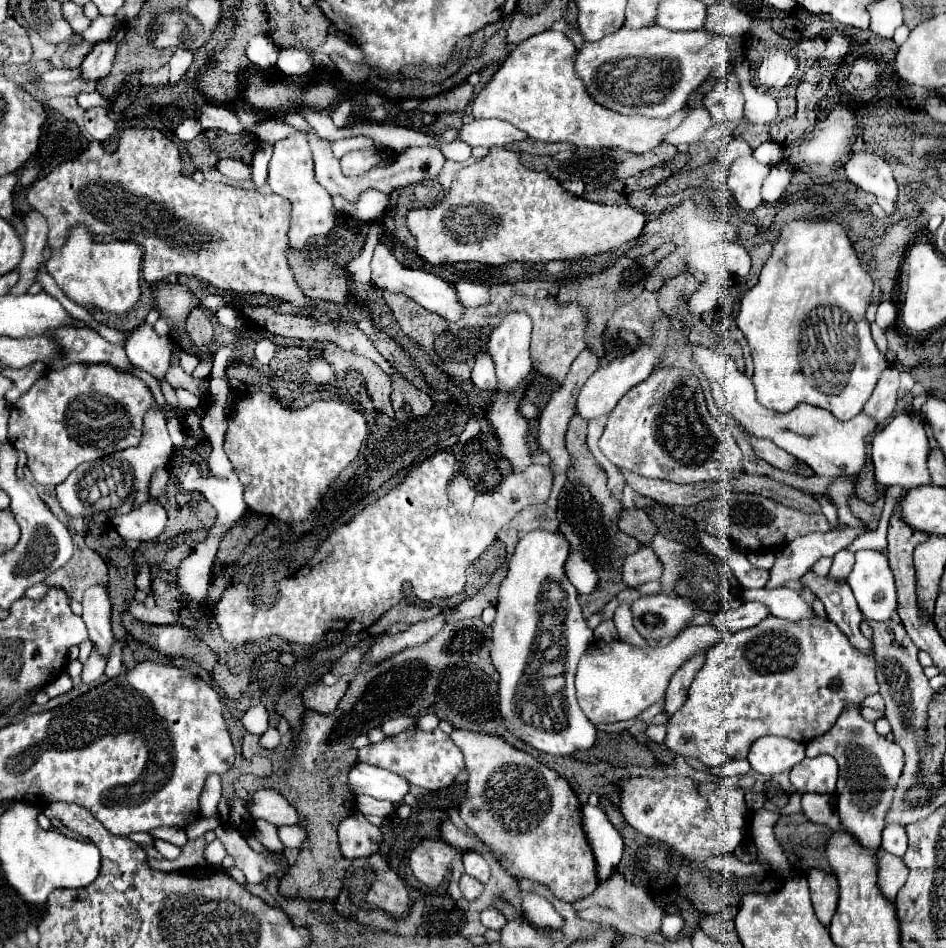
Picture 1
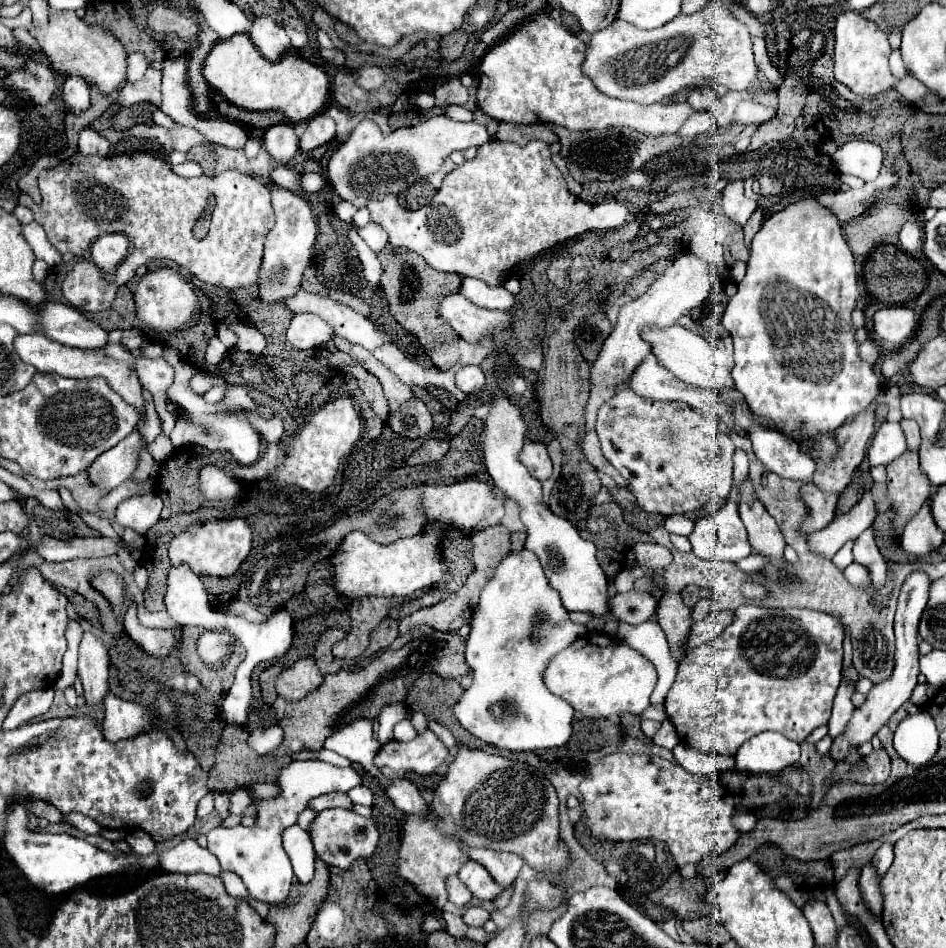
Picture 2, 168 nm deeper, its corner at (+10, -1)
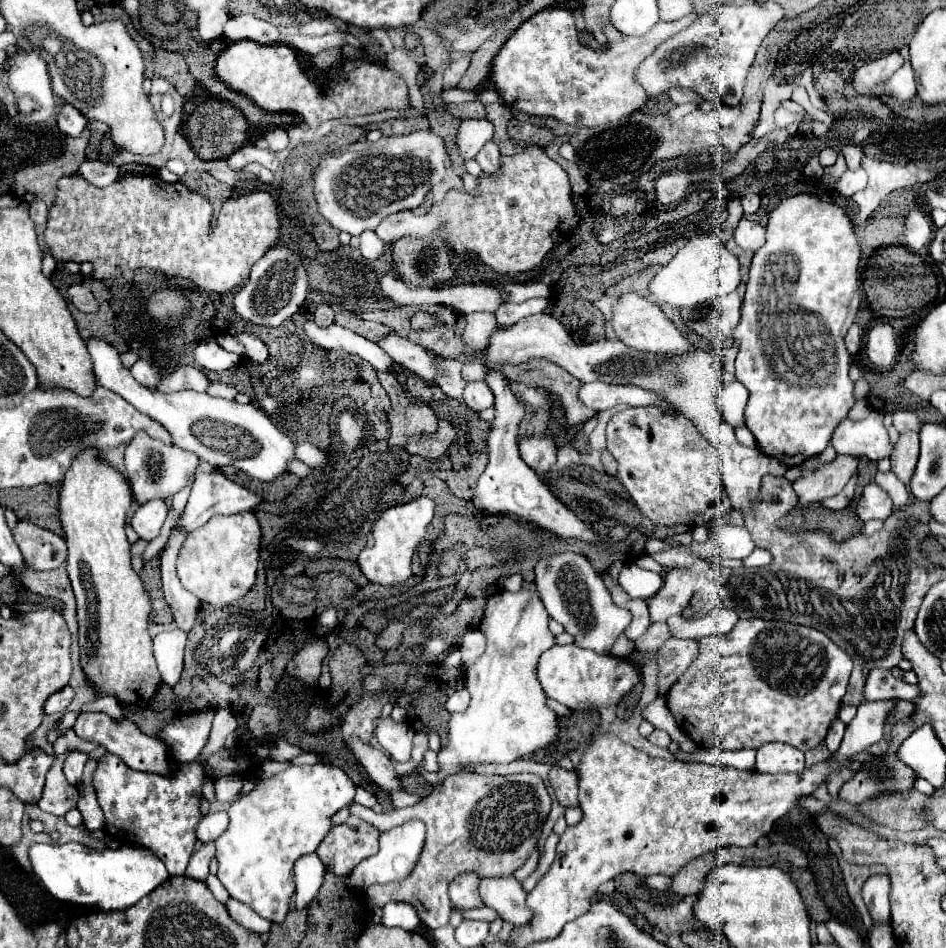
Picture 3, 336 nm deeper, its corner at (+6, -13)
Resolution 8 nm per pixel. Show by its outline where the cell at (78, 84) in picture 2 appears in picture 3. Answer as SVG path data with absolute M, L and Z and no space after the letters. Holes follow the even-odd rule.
M66 104L58 114L58 128L66 136L80 136L86 128L86 118L70 104Z

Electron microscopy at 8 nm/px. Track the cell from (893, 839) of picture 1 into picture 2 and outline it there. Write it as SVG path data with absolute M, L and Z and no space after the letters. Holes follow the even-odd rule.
M884 842L884 844L876 850L872 862L874 862L874 866L876 866L876 870L878 870L880 874L886 874L886 870L888 870L890 864L892 864L892 858L894 858L894 854L892 854L892 844Z

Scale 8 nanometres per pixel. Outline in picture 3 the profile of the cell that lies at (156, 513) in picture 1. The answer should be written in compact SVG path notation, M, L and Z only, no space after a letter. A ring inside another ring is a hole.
M150 500L134 512L130 524L142 540L154 540L162 530L166 514L168 514L168 510L162 500Z

